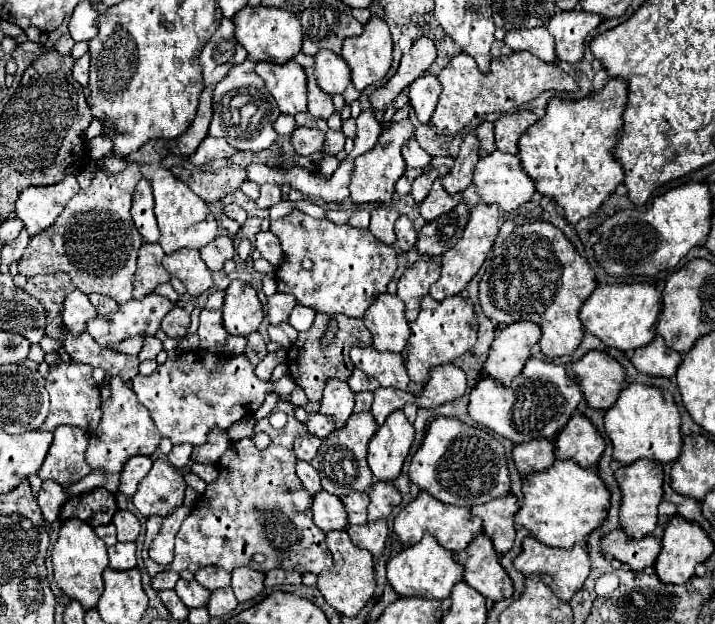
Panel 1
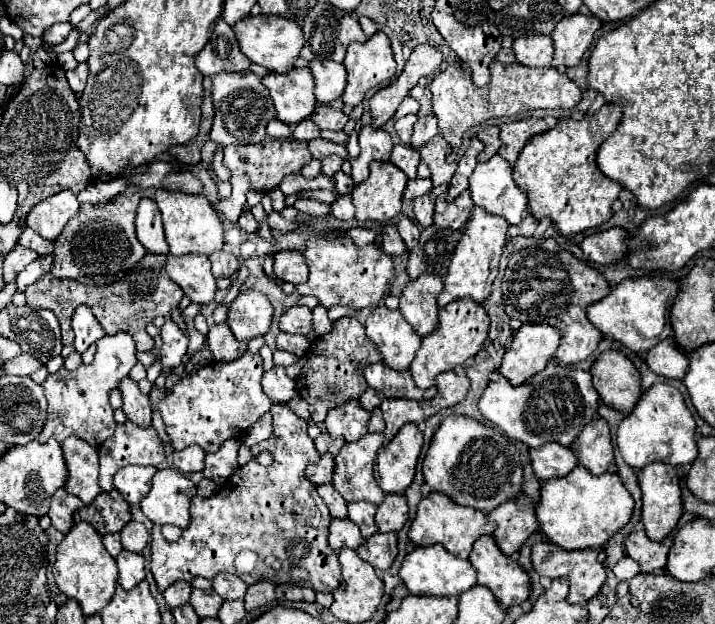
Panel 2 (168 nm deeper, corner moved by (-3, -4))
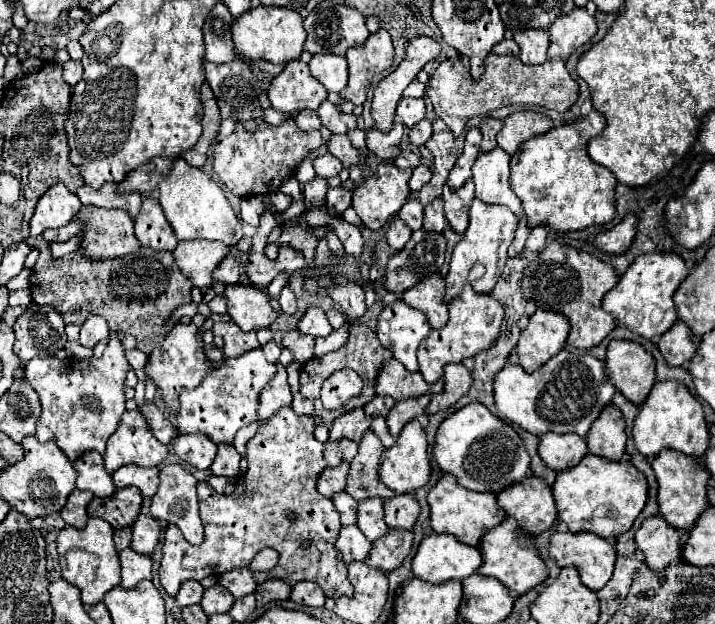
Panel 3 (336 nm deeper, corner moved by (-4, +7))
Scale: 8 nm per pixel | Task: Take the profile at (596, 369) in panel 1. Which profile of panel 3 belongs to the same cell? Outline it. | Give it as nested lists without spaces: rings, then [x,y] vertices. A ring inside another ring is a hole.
[[[612,340],[606,354],[606,376],[634,404],[642,404],[656,382],[656,360],[640,344]]]

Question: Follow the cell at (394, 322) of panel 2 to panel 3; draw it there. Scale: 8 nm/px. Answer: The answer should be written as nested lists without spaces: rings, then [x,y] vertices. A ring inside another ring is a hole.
[[[402,300],[386,306],[378,320],[378,340],[384,348],[392,350],[410,372],[418,372],[416,350],[428,336],[430,324],[426,316],[414,308],[408,308]]]

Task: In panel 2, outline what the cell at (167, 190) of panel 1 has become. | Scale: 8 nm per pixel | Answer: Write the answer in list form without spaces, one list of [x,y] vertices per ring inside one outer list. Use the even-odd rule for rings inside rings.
[[[157,189],[155,191],[155,201],[159,205],[159,211],[163,215],[163,227],[165,227],[165,237],[169,243],[169,255],[211,255],[213,251],[221,251],[223,247],[223,225],[221,219],[217,217],[215,209],[211,207],[207,197],[197,197],[197,195],[187,195],[181,191],[165,191]]]

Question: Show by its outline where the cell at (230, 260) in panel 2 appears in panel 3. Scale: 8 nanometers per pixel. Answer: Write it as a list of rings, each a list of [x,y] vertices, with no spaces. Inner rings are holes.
[[[228,254],[228,256],[218,264],[218,268],[212,272],[212,276],[214,276],[214,282],[220,282],[220,284],[224,284],[224,286],[238,284],[238,282],[240,282],[240,270],[238,270],[236,260]]]

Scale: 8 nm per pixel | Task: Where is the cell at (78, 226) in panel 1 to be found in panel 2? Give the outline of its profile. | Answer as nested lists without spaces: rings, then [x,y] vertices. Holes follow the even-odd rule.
[[[129,183],[123,193],[107,203],[81,205],[79,213],[69,219],[65,231],[61,231],[61,235],[53,241],[55,249],[49,273],[53,277],[67,277],[89,287],[107,287],[123,279],[129,269],[135,267],[135,263],[147,253],[135,235],[135,209],[139,199],[139,189]]]

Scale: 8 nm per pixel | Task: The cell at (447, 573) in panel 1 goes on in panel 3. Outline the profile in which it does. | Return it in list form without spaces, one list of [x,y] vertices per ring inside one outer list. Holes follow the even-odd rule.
[[[432,534],[424,538],[412,560],[412,572],[432,584],[446,580],[464,580],[482,564],[480,550],[466,546],[450,534]]]

